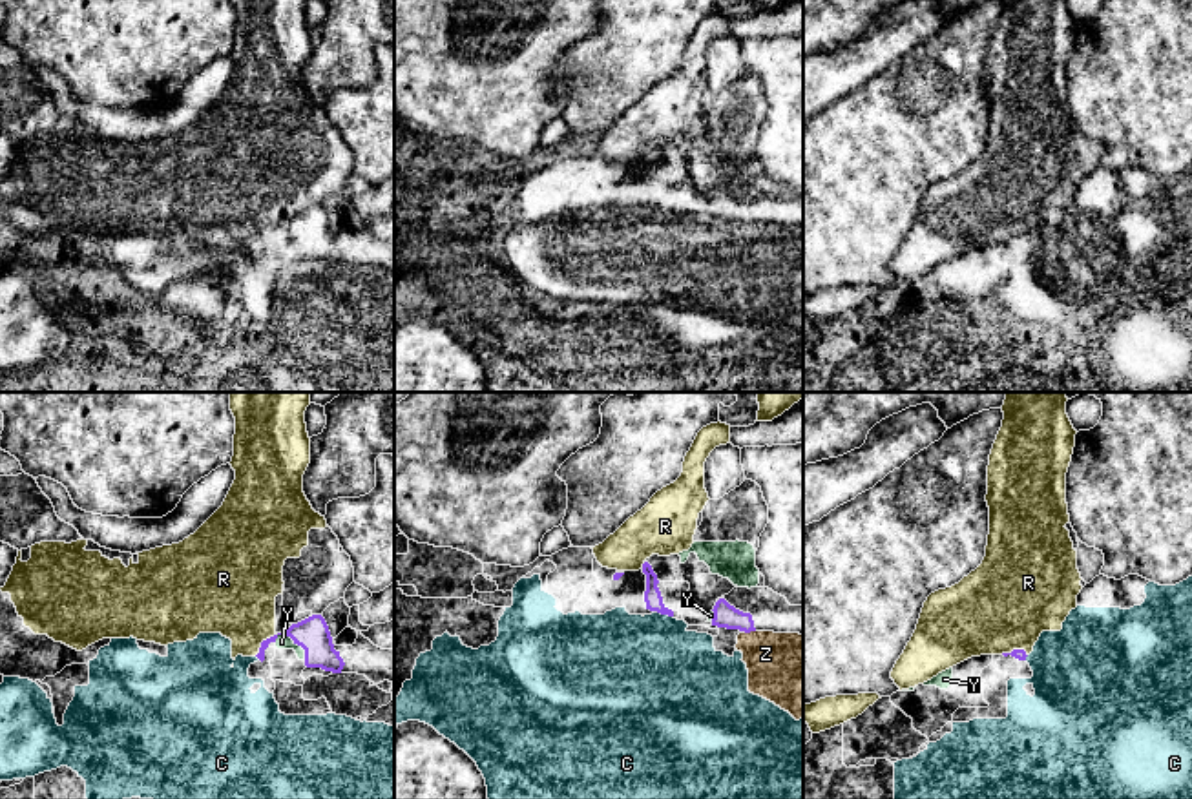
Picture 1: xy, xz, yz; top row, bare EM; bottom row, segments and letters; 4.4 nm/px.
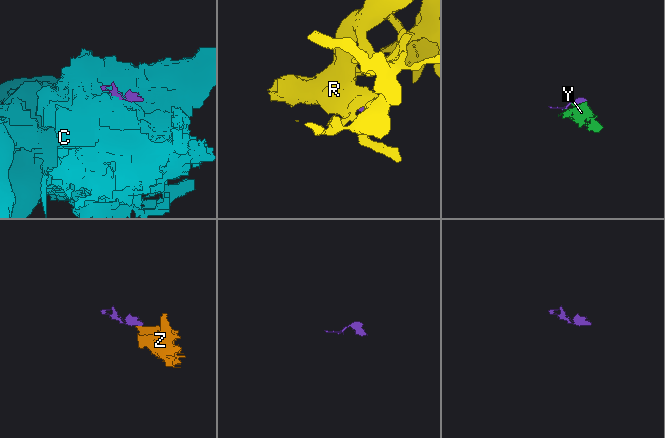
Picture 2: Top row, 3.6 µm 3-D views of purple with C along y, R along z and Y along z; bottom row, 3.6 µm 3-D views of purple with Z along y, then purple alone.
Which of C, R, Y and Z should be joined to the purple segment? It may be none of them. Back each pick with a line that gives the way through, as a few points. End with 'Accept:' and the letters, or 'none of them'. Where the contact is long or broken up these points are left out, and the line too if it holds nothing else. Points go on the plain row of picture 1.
Accept: R, Y, Z

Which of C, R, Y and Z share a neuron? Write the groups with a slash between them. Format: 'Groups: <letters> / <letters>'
Groups: C / R Y Z

